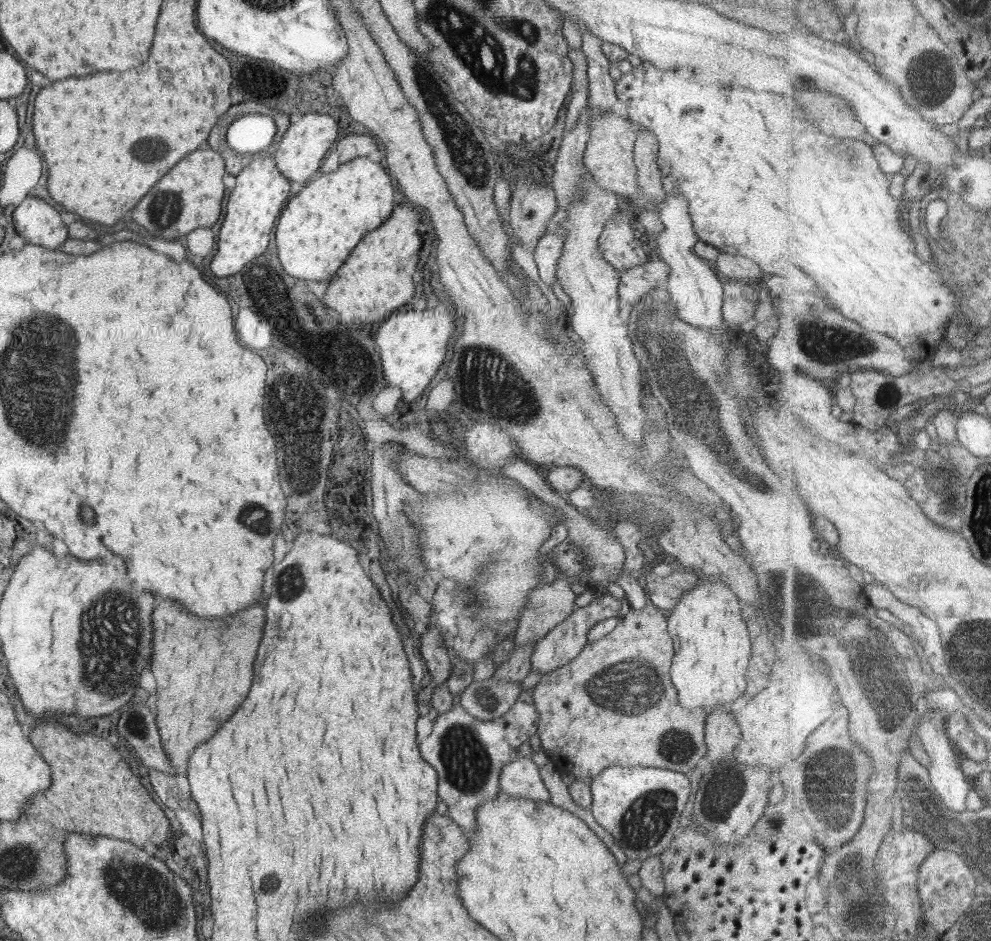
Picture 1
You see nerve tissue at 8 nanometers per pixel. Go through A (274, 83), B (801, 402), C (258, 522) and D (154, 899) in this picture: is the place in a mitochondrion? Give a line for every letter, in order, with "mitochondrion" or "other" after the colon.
A: other
B: other
C: mitochondrion
D: mitochondrion

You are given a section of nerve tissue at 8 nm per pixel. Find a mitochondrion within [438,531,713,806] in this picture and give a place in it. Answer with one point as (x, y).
(622, 690)

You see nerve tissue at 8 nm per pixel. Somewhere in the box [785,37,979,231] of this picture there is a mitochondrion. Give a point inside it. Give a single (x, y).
(930, 78)

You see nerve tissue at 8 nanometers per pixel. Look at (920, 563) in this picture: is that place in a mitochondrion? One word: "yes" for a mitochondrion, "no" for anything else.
no

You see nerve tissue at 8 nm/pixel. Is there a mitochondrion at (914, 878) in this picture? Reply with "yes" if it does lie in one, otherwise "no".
no

